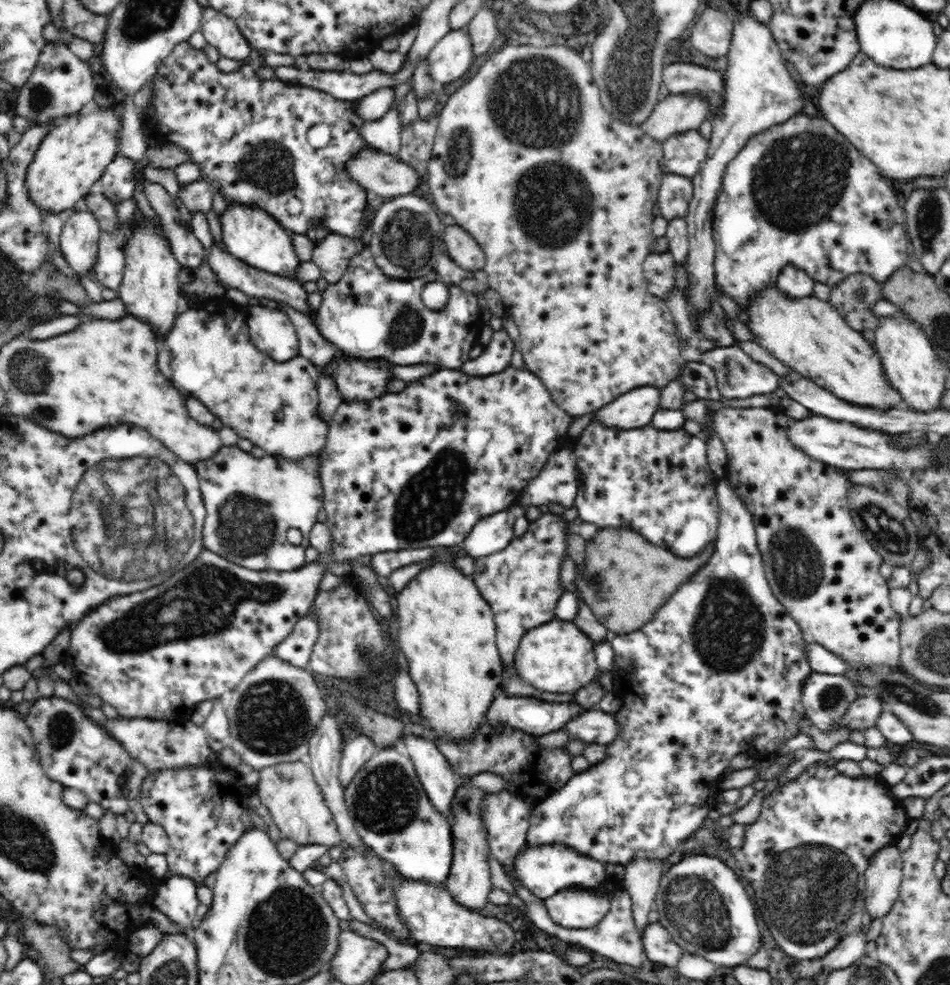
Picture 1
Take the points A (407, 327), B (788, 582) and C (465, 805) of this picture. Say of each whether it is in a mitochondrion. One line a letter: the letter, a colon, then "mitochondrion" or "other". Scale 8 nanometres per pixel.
A: mitochondrion
B: mitochondrion
C: mitochondrion

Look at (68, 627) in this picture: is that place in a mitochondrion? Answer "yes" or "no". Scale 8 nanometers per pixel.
no

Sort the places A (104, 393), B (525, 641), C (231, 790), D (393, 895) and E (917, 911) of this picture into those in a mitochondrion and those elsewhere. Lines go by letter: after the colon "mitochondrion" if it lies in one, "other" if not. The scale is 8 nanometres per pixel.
A: other
B: other
C: other
D: other
E: other

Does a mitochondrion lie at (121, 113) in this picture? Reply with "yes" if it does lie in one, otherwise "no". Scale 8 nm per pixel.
no

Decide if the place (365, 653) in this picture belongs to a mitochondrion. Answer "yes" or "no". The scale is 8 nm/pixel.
yes

